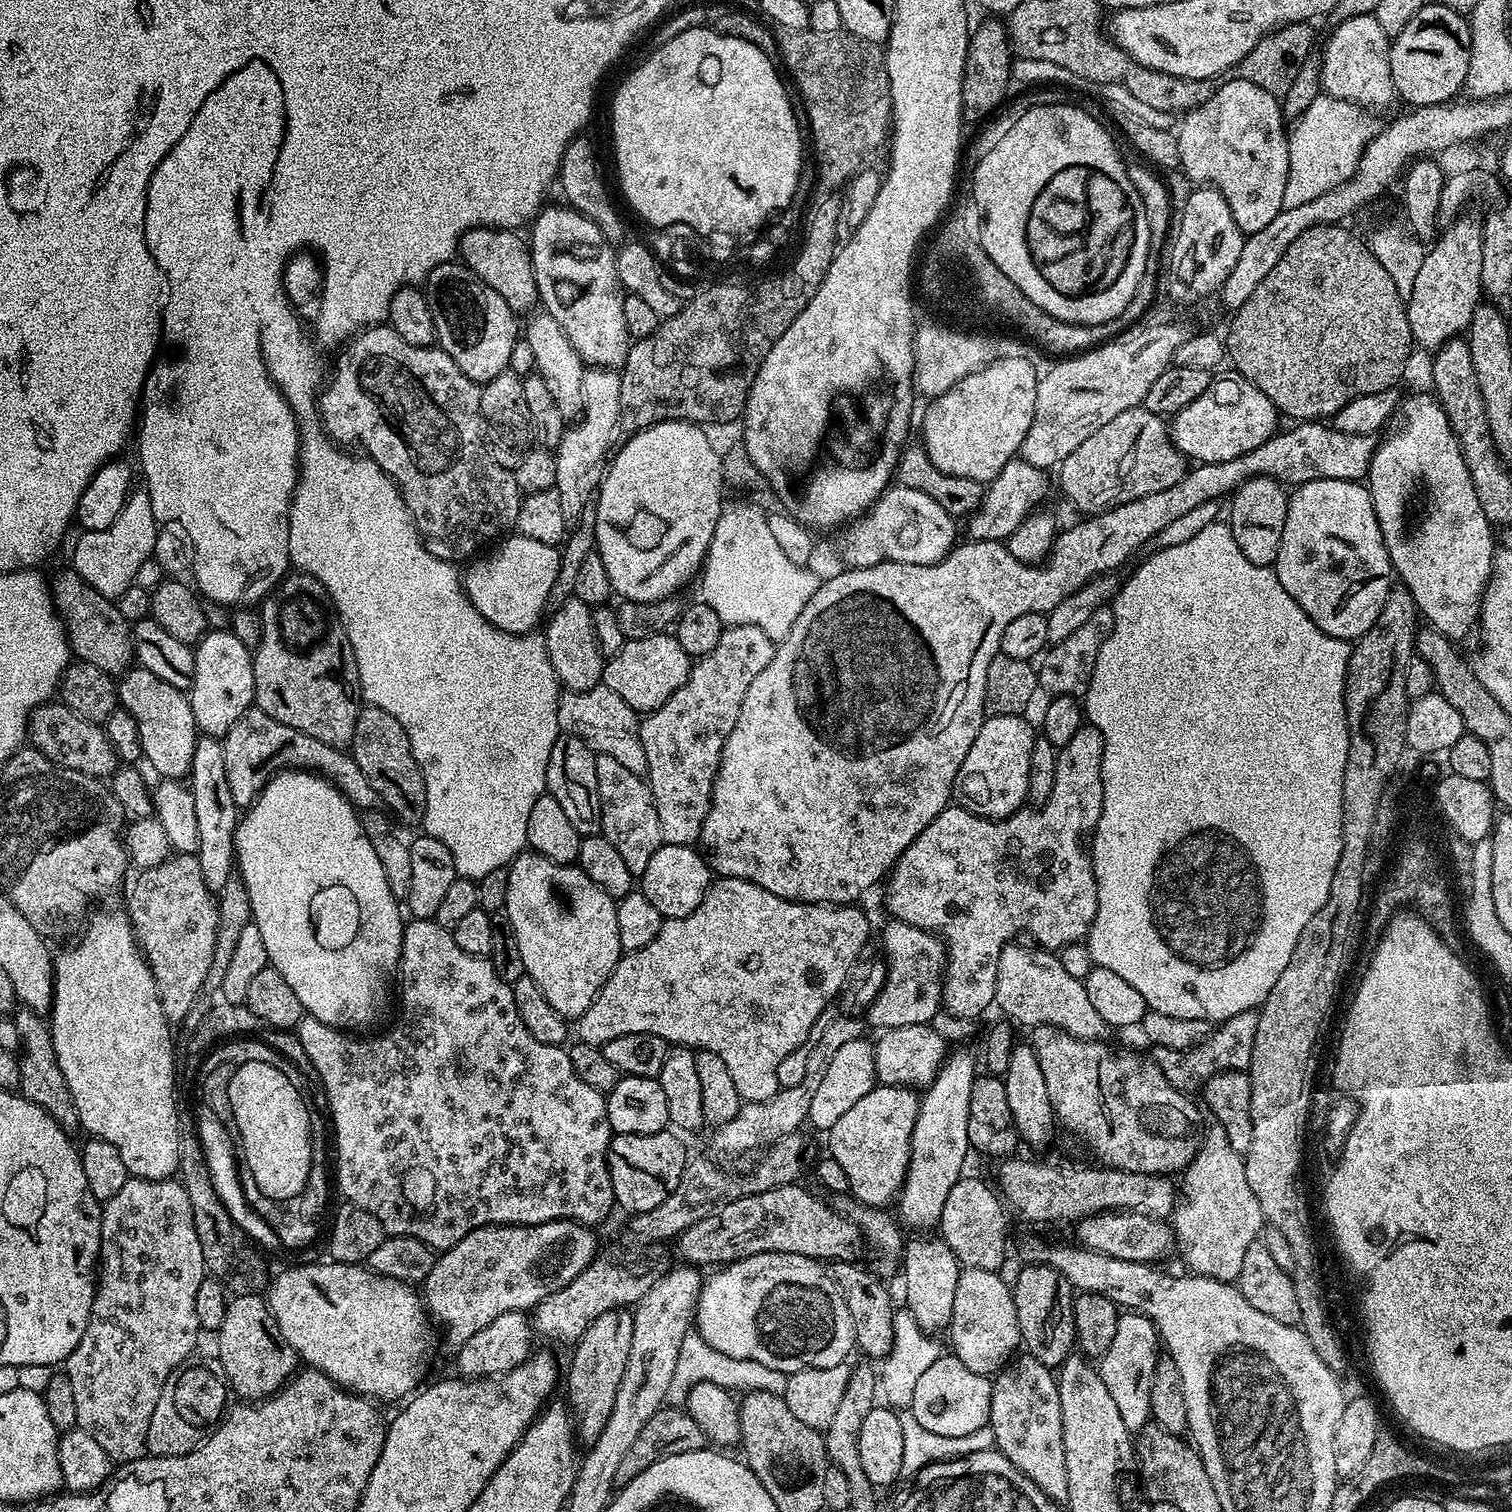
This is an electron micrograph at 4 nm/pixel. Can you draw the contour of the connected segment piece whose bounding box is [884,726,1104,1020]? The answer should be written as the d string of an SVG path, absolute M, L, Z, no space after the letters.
M1085 726L1078 730L1078 734L1074 734L1074 738L1070 738L1070 742L1066 742L1066 746L1059 749L1060 757L1058 758L1058 770L1056 771L1056 781L1054 782L1054 790L1050 794L1050 798L1046 798L1046 802L1036 807L1025 806L1020 811L1015 812L1013 816L1007 816L1001 820L988 820L984 816L976 816L972 812L967 812L959 806L949 806L943 808L934 818L934 822L930 822L930 826L926 826L926 830L922 830L922 834L918 834L918 838L914 838L914 842L910 842L910 846L906 846L906 850L899 858L892 871L886 877L886 885L888 889L884 892L884 904L888 907L888 916L894 920L901 920L910 926L918 926L927 932L935 932L941 940L944 941L946 949L946 967L944 970L944 995L942 997L943 1007L948 1008L948 1012L952 1016L957 1016L960 1020L972 1020L975 1016L980 1016L989 1007L993 1007L996 999L996 979L998 978L998 958L1000 952L1006 945L1013 943L1017 939L1019 932L1024 932L1027 928L1032 928L1032 936L1037 945L1045 950L1059 950L1068 944L1079 944L1087 937L1090 926L1094 922L1094 914L1098 910L1098 886L1094 878L1094 870L1092 869L1092 857L1086 851L1086 844L1080 839L1083 838L1084 832L1091 833L1095 829L1098 818L1102 814L1102 754L1104 753L1104 739L1098 729Z

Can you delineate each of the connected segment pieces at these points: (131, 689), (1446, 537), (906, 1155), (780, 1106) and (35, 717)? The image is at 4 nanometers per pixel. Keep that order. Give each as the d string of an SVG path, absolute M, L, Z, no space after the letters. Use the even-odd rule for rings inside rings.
M132 666L119 677L118 704L121 709L128 711L133 716L134 722L137 723L143 759L148 760L149 766L157 772L157 777L170 780L180 780L187 777L192 770L192 755L198 735L194 714L187 695L181 689L175 688L169 682L164 682L162 678L158 678L156 674L152 674L150 670L141 666Z
M1424 392L1405 395L1395 424L1396 429L1377 443L1368 467L1366 487L1374 502L1374 514L1386 542L1393 573L1414 598L1417 613L1423 619L1425 616L1435 631L1453 642L1461 642L1478 628L1480 600L1493 570L1494 528L1482 510L1474 482L1470 482L1470 470L1466 470L1448 415L1435 395L1428 393L1427 396Z
M877 1086L866 1094L834 1126L827 1129L827 1151L846 1170L846 1178L850 1178L848 1192L862 1204L868 1204L871 1208L884 1208L888 1203L897 1199L903 1185L904 1176L908 1173L908 1162L912 1158L912 1131L914 1122L918 1118L920 1110L920 1096L908 1086Z
M812 1072L812 1076L808 1076L808 1080L797 1079L793 1083L793 1088L781 1087L779 1093L770 1100L741 1103L734 1118L712 1132L713 1150L720 1156L744 1156L747 1152L754 1151L759 1144L764 1146L769 1143L770 1137L768 1138L764 1132L784 1134L789 1130L802 1129L800 1127L805 1127L808 1119L810 1098L814 1098L814 1090L818 1090L821 1082L820 1072Z
M45 702L33 710L28 718L27 739L50 762L63 768L78 770L87 776L111 777L118 767L118 757L107 731L99 723L84 720L62 702Z

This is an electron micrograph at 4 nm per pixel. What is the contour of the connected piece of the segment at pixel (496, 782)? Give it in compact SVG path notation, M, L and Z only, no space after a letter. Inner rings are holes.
M353 454L348 462L306 462L306 466L300 466L296 493L288 508L288 559L293 569L314 577L327 590L328 599L340 623L344 625L344 632L354 650L358 666L355 679L358 681L359 691L360 688L364 691L365 701L386 710L391 717L396 718L410 740L410 749L413 750L414 758L425 778L423 831L438 838L438 842L442 842L442 846L450 850L457 877L479 882L492 870L507 869L525 851L530 810L534 807L534 802L538 802L538 798L545 795L550 750L554 750L554 742L562 735L558 726L558 702L562 685L554 674L554 666L550 666L543 635L504 632L479 613L468 600L461 573L456 573L457 565L426 550L426 546L420 541L416 523L412 520L404 496L400 493L400 487L364 454Z

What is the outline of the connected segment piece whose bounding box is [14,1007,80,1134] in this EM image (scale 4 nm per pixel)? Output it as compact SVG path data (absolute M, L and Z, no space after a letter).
M21 1007L15 1013L14 1019L18 1026L18 1038L21 1045L18 1049L20 1061L20 1082L18 1091L30 1102L42 1106L58 1126L72 1134L80 1128L78 1106L74 1106L74 1098L70 1094L70 1086L66 1086L66 1078L62 1078L62 1066L58 1066L58 1054L54 1054L54 1042L49 1021L39 1012Z

